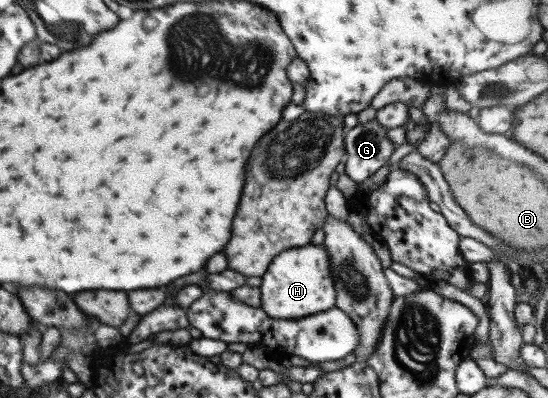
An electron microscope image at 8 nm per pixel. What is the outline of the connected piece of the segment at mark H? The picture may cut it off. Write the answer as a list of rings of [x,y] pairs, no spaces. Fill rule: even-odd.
[[[308,243],[276,255],[260,281],[257,288],[259,309],[272,319],[298,319],[335,307],[332,276],[329,275],[327,254],[321,245]]]

